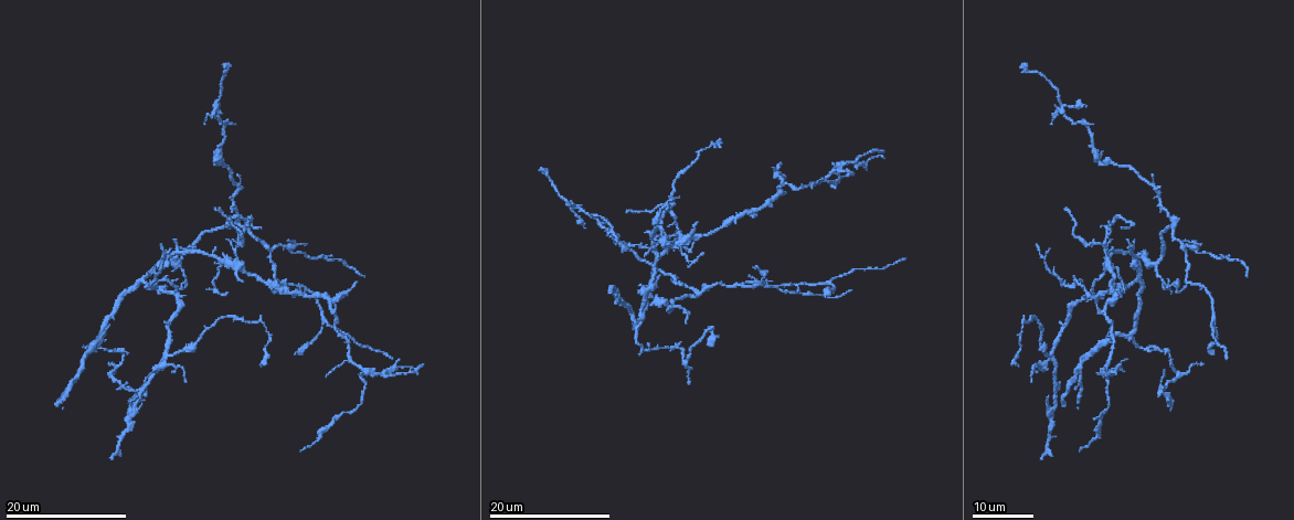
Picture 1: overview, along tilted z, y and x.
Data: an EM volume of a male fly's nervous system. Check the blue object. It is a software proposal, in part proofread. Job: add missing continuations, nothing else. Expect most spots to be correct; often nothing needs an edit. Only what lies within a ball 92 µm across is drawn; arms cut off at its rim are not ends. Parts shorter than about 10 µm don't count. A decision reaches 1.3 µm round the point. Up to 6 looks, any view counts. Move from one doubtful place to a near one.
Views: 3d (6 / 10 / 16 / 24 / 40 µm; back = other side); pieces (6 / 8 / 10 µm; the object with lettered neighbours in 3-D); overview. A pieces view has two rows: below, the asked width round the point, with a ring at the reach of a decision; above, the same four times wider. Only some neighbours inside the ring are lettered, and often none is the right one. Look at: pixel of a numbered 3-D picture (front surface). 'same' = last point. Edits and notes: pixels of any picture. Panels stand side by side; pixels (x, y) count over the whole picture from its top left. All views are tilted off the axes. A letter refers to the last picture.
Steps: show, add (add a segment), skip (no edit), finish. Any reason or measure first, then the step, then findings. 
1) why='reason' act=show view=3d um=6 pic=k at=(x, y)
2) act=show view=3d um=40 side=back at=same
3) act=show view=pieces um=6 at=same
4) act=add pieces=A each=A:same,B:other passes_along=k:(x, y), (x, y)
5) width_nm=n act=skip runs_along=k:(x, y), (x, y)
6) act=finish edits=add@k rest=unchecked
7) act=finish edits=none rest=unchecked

why='thin end' act=show view=3d um=16 pic=1 at=(697, 224)

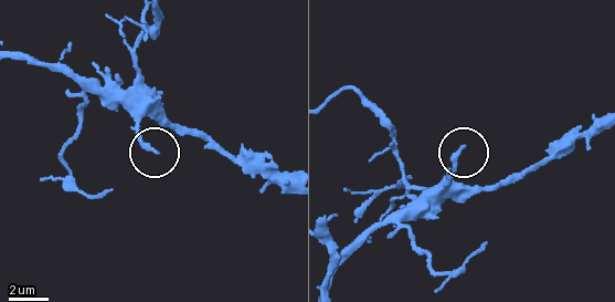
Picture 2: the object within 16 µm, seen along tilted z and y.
act=show view=pieces um=10 pic=2 at=(156, 151)

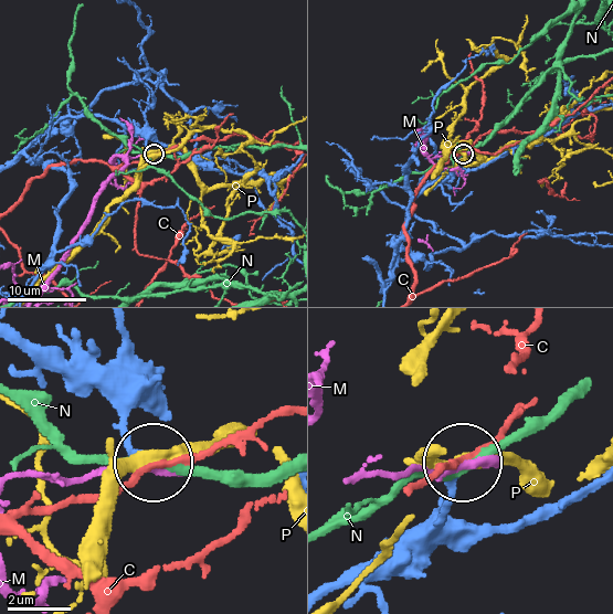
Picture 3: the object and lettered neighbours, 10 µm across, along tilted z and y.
act=skip each=C:other,M:other,N:other,P:other runs_along=3:(18, 341), (112, 405), (135, 450), (147, 458) found='none of them fits'

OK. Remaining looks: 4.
act=show view=3d um=16 pic=1 at=(679, 196)

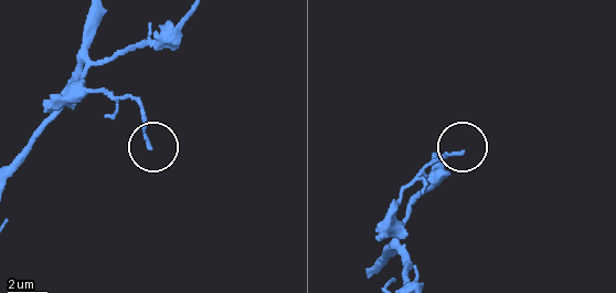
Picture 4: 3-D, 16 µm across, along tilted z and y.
act=show view=pieces um=10 pic=4 at=(150, 146)

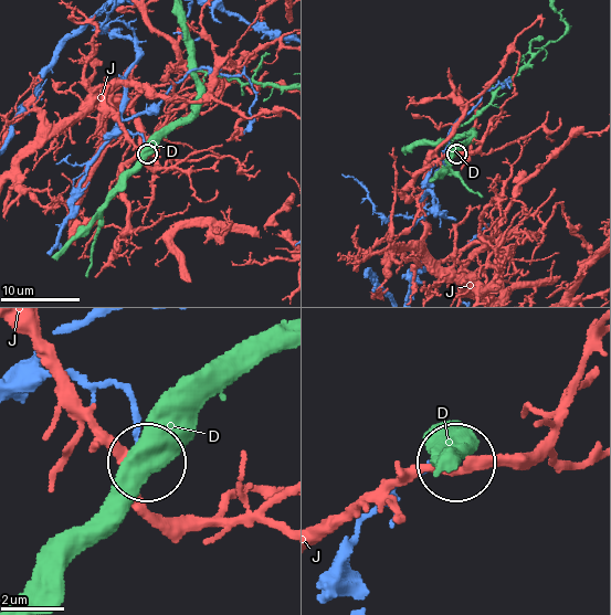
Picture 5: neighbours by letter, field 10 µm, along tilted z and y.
width_nm=170 act=skip each=D:other,J:other found='none of them fits'

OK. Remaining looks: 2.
why='tapers out' act=show view=3d um=24 pic=1 at=(702, 255)

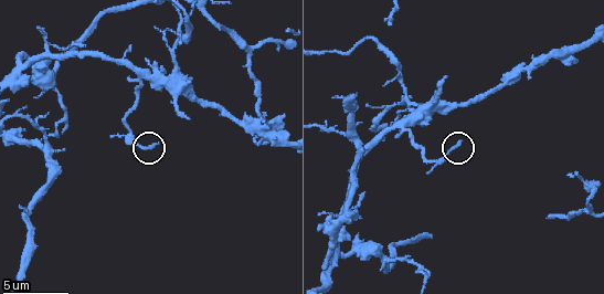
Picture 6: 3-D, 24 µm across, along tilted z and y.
why='what lies round it' act=show view=pieces um=10 pic=6 at=(461, 144)

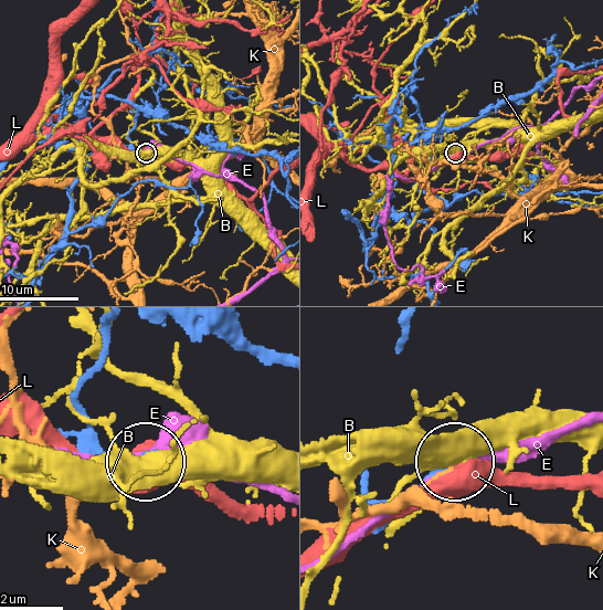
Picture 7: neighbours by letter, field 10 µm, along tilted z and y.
width_nm=160 act=skip each=B:other,E:other,K:other,L:other runs_along=7:(87, 97), (114, 96), (133, 106), (129, 144), (145, 151) found='none of them fits'

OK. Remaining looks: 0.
act=finish edits=none rest=unchecked

